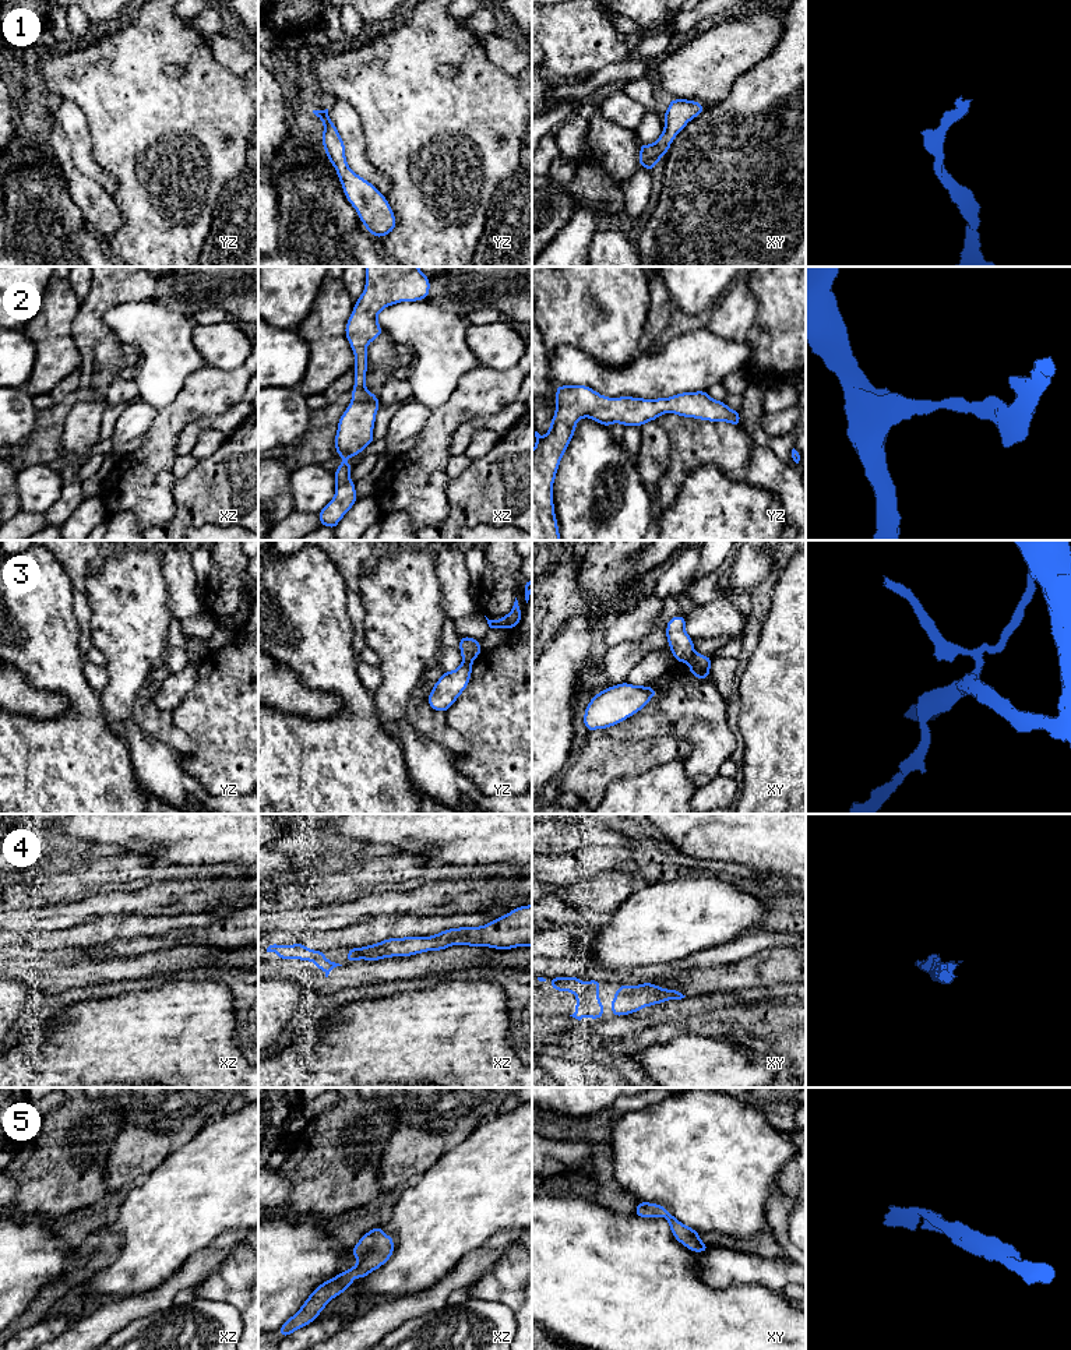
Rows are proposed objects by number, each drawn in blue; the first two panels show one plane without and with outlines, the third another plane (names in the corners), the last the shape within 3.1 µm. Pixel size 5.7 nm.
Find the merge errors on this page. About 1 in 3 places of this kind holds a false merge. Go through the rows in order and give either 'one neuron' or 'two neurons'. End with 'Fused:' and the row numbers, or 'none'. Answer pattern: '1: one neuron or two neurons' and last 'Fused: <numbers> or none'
1: one neuron
2: one neuron
3: two neurons
4: one neuron
5: one neuron
Fused: 3

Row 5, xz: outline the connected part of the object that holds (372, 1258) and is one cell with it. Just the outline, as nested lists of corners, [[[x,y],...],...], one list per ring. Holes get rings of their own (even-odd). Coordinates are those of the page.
[[[378,1224],[357,1241],[357,1244],[350,1249],[350,1254],[360,1261],[353,1268],[316,1287],[300,1310],[278,1329],[282,1339],[317,1319],[320,1312],[332,1298],[353,1286],[355,1276],[362,1280],[370,1272],[383,1266],[394,1254],[394,1238],[384,1234],[381,1224]]]

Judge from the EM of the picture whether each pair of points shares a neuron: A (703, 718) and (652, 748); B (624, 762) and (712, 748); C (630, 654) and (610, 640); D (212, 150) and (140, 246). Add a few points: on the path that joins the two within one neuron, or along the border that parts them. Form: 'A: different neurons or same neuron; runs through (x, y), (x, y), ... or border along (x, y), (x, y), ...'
A: different neurons; border along (640, 739), (675, 736), (684, 739), (691, 750)
B: different neurons; border along (659, 737), (675, 736), (684, 739), (691, 750)
C: different neurons; border along (647, 633), (641, 640), (622, 641), (608, 648)
D: same neuron; runs through (169, 131), (151, 134), (131, 155), (140, 203)

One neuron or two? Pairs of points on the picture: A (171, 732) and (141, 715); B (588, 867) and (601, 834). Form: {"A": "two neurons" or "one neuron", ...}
{"A": "one neuron", "B": "two neurons"}

